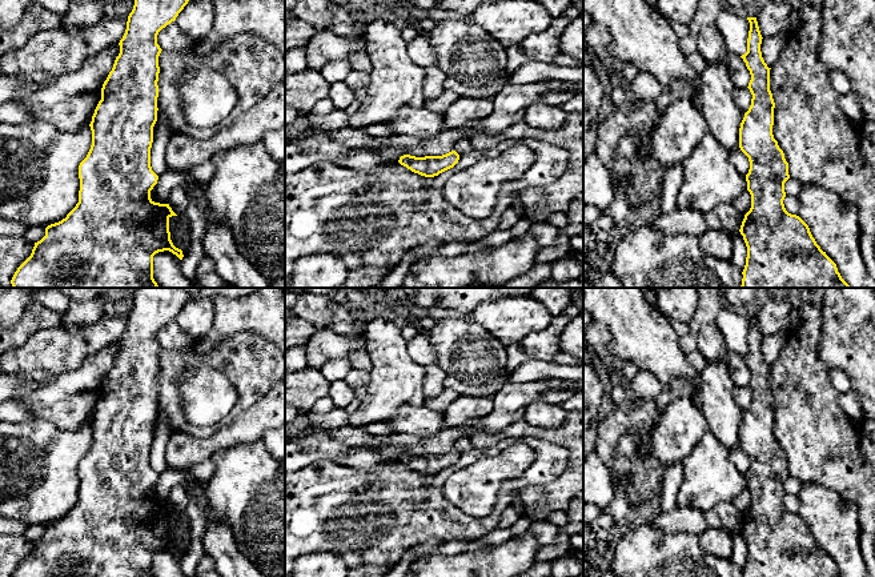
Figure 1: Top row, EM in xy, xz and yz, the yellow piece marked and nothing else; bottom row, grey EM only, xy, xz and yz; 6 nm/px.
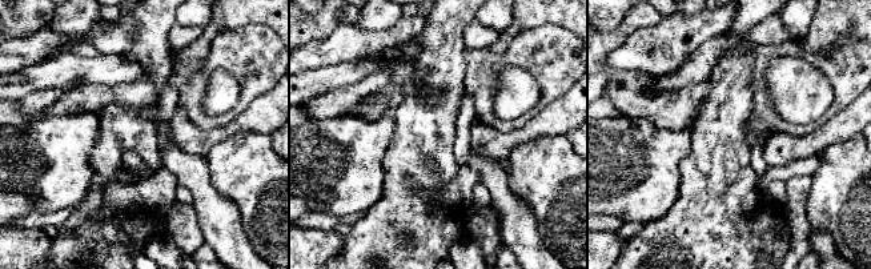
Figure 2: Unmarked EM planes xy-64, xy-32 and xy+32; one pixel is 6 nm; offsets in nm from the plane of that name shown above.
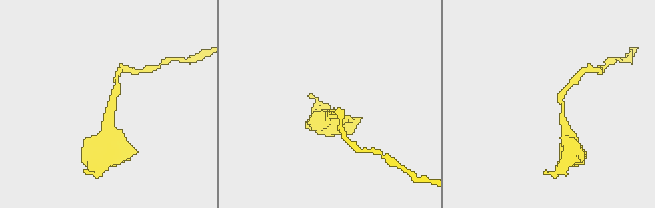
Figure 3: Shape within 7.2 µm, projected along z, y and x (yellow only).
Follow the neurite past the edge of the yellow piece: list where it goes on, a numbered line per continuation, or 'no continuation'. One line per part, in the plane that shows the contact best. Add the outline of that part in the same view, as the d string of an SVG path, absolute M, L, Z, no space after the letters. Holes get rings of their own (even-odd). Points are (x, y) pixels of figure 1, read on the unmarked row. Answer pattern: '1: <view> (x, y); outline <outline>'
no continuation

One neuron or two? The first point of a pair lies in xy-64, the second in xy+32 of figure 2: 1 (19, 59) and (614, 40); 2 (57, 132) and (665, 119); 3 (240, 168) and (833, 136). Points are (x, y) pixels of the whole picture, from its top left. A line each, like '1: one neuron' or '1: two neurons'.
1: two neurons
2: two neurons
3: two neurons

